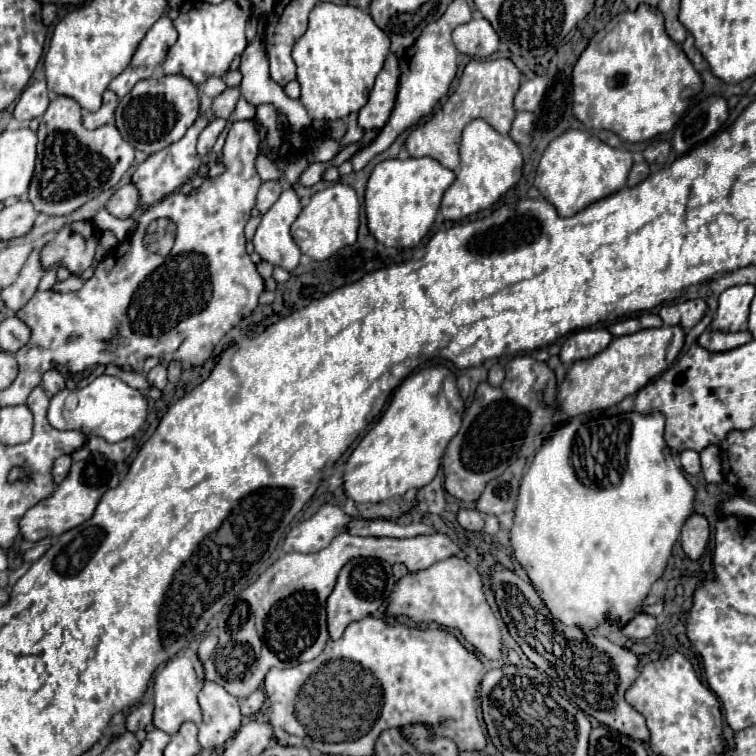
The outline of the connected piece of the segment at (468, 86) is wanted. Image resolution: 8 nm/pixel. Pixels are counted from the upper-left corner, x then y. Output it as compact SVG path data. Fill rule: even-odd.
M474 59L466 65L458 89L446 99L442 105L442 111L436 111L430 121L416 127L408 141L406 149L410 157L432 157L440 161L446 169L456 169L460 165L458 147L464 127L474 119L484 119L488 125L492 125L498 133L508 133L510 125L514 121L514 95L520 87L522 73L510 59Z

